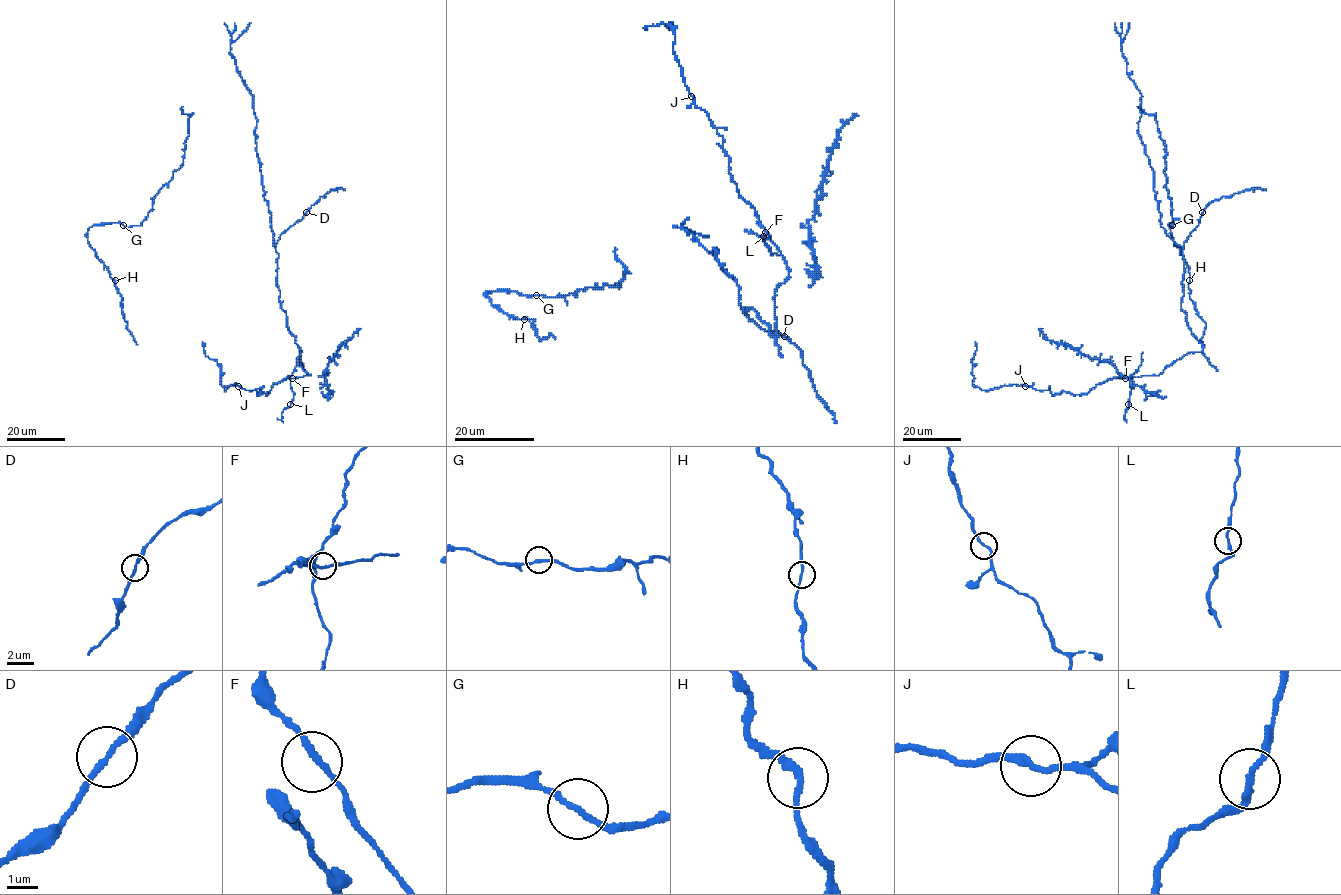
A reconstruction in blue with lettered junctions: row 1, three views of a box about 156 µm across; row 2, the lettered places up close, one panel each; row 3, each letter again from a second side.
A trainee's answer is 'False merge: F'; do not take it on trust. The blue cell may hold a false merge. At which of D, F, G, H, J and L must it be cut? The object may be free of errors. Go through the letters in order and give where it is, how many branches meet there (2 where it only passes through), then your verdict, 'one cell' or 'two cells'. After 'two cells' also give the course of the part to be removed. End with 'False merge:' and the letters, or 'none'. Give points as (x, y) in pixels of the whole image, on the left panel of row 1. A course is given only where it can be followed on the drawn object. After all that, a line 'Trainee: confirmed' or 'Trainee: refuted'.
D: at (306, 212); 2 branches meet; one cell
F: at (292, 378); 2 branches meet; one cell
G: at (123, 225); 2 branches meet; one cell
H: at (115, 280); 2 branches meet; one cell
J: at (238, 386); 2 branches meet; one cell
L: at (290, 404); 2 branches meet; one cell
False merge: none
Trainee: refuted

